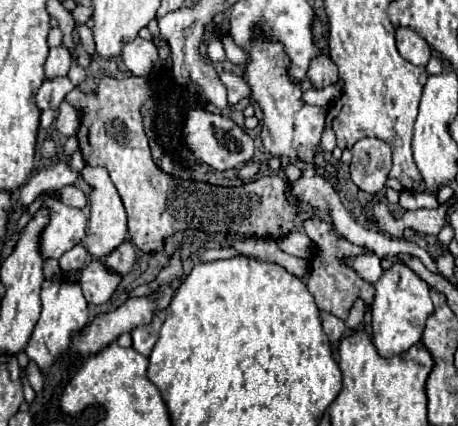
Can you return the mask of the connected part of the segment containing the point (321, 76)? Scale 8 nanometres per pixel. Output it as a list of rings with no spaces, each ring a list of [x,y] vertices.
[[[320,49],[320,53],[318,53],[318,57],[314,57],[312,61],[310,61],[310,69],[308,69],[308,75],[306,75],[318,89],[324,89],[324,87],[328,87],[328,85],[332,85],[332,83],[336,83],[338,81],[338,67],[336,67],[336,63],[328,57],[328,55],[324,55],[324,51]]]

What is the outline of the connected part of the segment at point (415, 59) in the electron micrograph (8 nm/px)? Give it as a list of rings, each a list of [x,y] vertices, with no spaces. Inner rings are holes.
[[[398,27],[396,29],[396,47],[400,55],[414,63],[414,65],[426,65],[430,59],[430,45],[410,27]]]

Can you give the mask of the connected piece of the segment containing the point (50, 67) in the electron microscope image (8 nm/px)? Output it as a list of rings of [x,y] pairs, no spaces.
[[[54,47],[50,49],[50,55],[46,59],[46,79],[56,79],[56,77],[66,77],[68,69],[72,65],[72,57],[66,47]]]

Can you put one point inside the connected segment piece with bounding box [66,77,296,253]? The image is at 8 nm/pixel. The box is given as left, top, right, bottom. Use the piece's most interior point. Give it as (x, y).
(111, 135)

